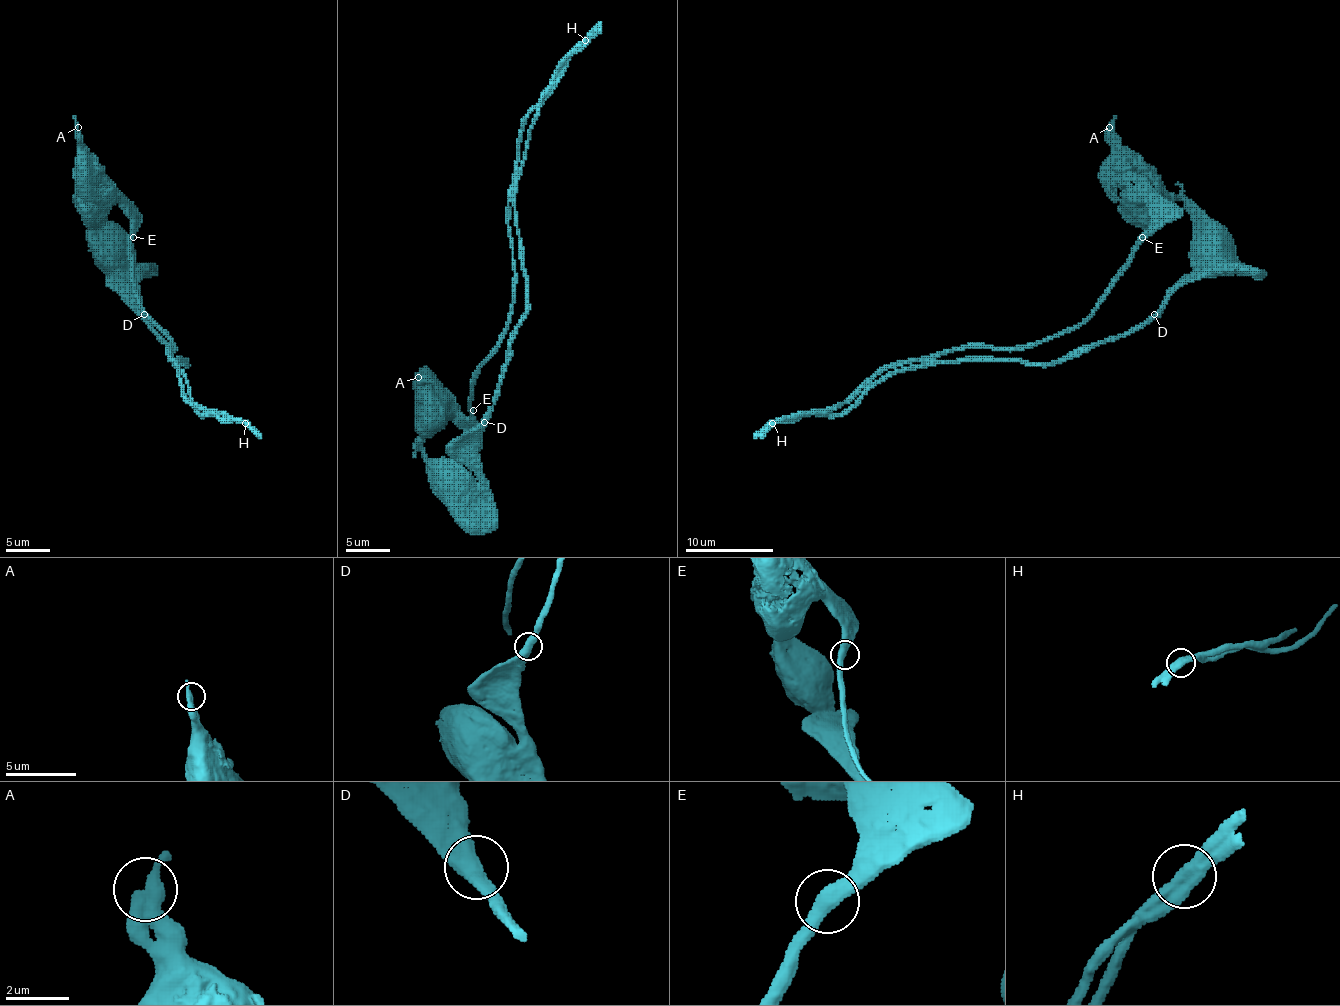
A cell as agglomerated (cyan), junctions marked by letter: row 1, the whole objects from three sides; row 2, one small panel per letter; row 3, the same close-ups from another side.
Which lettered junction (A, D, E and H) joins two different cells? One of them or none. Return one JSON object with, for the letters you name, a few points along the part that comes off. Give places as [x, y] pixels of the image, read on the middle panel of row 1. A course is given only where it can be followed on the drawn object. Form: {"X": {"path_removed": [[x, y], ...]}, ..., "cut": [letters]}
{"H": {"path_removed": [[585, 40], [521, 130], [508, 223], [515, 298], [501, 342], [473, 377], [471, 419], [413, 384]]}, "cut": ["H"]}

